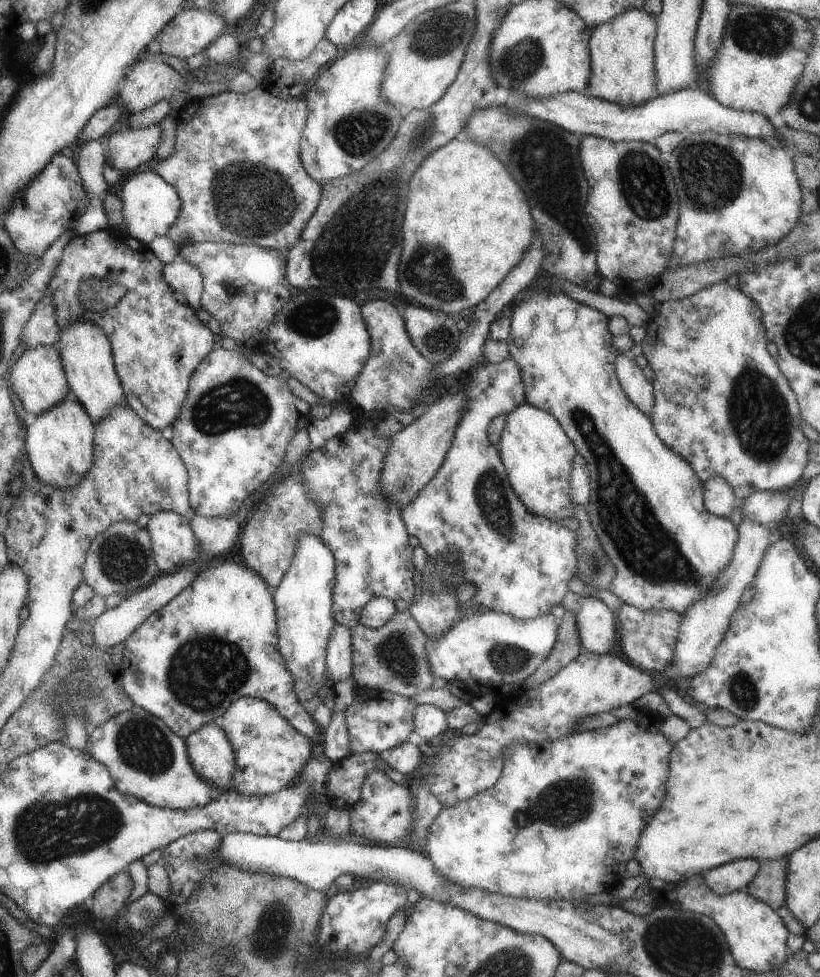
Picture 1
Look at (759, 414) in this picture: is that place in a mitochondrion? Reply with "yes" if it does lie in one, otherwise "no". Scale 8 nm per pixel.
yes

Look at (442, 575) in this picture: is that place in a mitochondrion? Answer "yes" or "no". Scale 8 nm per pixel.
yes

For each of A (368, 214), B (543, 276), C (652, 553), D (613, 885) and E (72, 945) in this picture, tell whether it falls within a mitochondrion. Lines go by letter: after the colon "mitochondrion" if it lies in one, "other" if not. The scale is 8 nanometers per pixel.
A: mitochondrion
B: other
C: mitochondrion
D: other
E: other

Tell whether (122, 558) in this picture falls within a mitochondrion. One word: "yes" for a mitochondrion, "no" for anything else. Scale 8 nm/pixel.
yes

